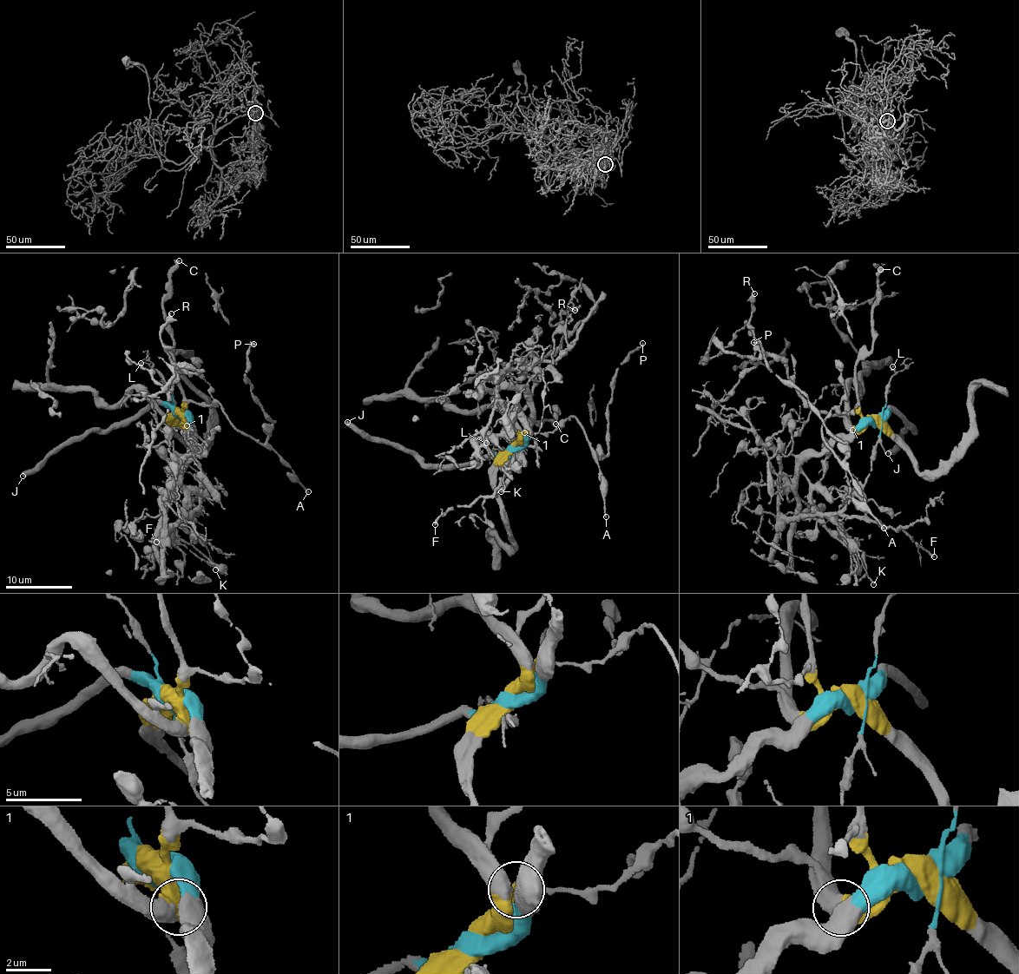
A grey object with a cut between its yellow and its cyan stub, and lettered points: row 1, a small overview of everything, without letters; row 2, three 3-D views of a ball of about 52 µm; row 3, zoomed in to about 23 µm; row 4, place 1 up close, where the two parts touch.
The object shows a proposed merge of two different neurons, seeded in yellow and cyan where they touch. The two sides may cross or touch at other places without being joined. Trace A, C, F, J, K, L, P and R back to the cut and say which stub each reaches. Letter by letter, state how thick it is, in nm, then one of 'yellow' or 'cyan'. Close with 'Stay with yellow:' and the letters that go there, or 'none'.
A: 150 nm thick; yellow
C: 500 nm thick; yellow
F: 280 nm thick; cyan
J: 480 nm thick; cyan
K: 150 nm thick; cyan
L: 90 nm thick; cyan
P: 220 nm thick; yellow
R: 360 nm thick; yellow
Stay with yellow: A, C, P, R

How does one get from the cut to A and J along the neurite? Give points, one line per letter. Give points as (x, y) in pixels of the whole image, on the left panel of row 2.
A: (178, 412), (184, 411), (190, 402), (213, 406), (217, 402), (233, 425), (276, 453), (309, 491)
J: (178, 414), (173, 414), (168, 405), (150, 404), (130, 419), (88, 431), (56, 447), (23, 477)

